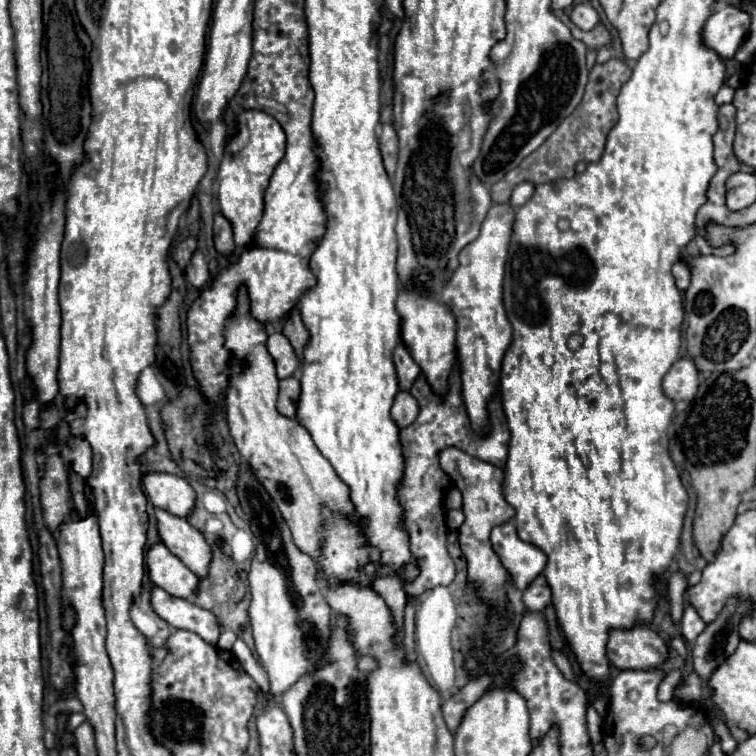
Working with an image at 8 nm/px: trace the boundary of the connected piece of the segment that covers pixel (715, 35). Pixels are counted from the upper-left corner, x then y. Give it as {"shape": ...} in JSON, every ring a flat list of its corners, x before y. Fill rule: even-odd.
{"shape":[[716,6,702,28,702,42,714,50,720,60,736,54,736,48,748,34,748,14,732,6]]}

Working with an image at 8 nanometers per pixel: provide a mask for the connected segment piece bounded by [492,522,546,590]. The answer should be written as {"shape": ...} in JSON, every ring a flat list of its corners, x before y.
{"shape":[[512,522,492,530,492,546,500,562,510,572,512,584,520,590,524,590,538,574,542,574,546,566,546,554,534,544,520,540]]}

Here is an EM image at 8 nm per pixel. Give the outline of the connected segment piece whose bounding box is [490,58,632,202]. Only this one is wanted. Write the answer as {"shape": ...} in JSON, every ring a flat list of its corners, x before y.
{"shape":[[610,58,606,64,596,64,590,72,580,106,572,112,572,116,560,122,556,132,552,132,552,136,536,152,532,152,532,156,528,156,528,160,524,160,520,168,508,172,504,180,496,182,490,188,492,202,508,202,512,188,518,186,520,182,528,180,532,184,544,184,544,182,558,180,558,178,572,178,576,174,578,162,598,162,600,156,604,154,606,136,612,130,612,126,618,122,616,96,622,84,630,78,630,74,632,74,632,68,628,66,628,62,618,60,618,58]]}

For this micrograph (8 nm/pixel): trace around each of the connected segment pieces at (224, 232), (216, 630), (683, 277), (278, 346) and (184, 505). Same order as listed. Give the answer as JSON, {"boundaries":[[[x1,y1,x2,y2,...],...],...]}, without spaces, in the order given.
{"boundaries":[[[216,212,214,216,214,246,216,246,216,252,222,256,232,256,236,248,232,226,222,212]],[[154,588,152,606,154,606,156,614,160,618,164,618,170,626,174,626,178,630,194,632,208,644,214,644,214,646,218,644,222,626,210,610,204,610,204,608,192,604,190,600,170,596,162,588]],[[686,260,676,262,674,268,672,268,672,274,674,274,676,286,678,286,680,290,686,290,686,288,690,286,690,266,688,266]],[[276,332,276,334,268,336,268,350,274,358,276,374,278,374,280,380,292,376,298,370,300,362,296,358,296,352,294,352,292,344,288,342,288,338,282,332]],[[146,474,142,482,156,508,162,508,178,518,188,518,194,510,196,492,184,478,172,474]]]}

